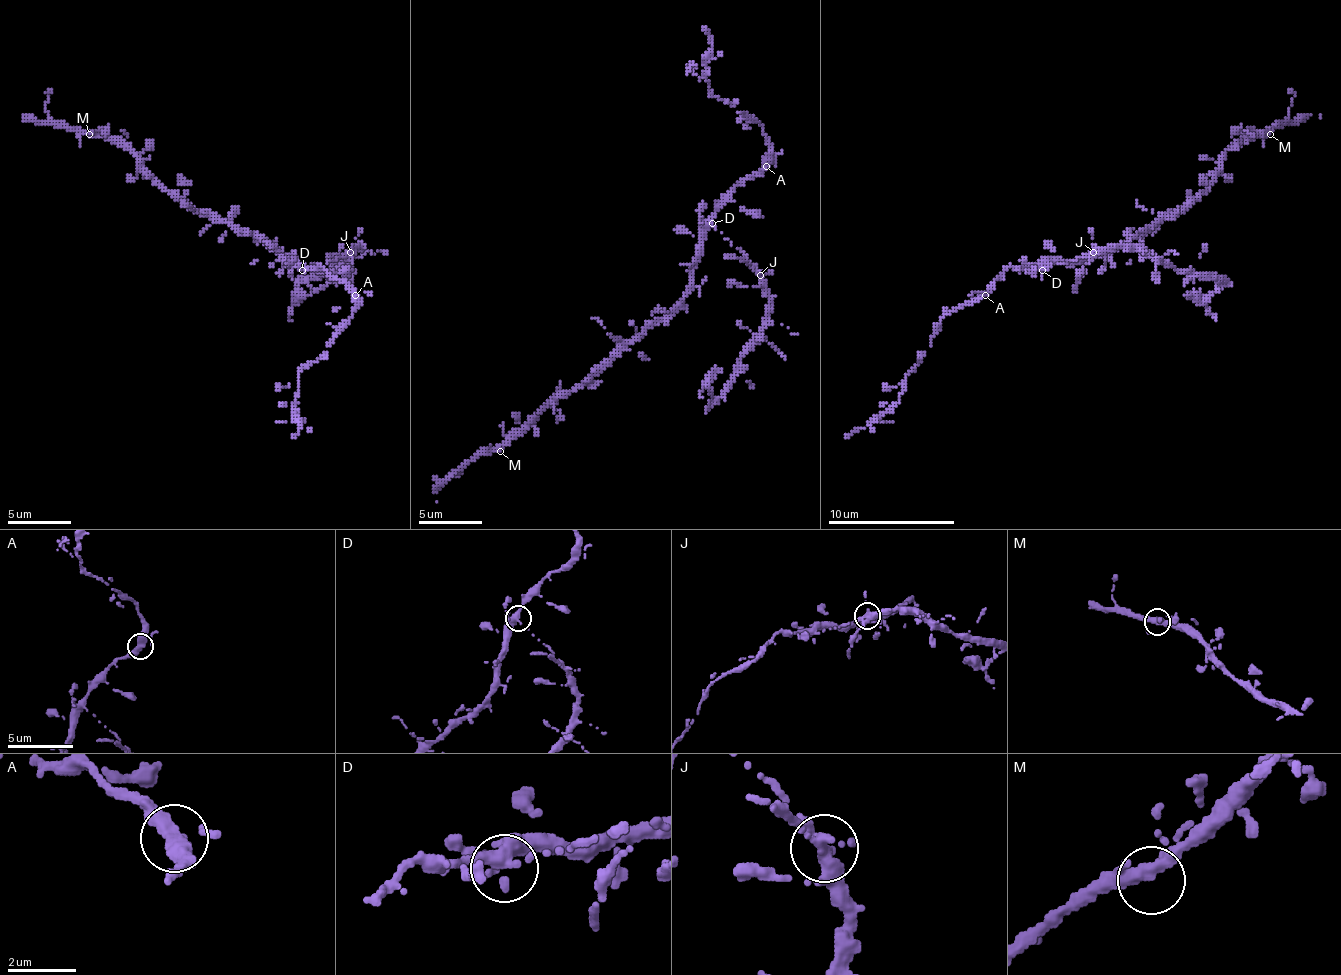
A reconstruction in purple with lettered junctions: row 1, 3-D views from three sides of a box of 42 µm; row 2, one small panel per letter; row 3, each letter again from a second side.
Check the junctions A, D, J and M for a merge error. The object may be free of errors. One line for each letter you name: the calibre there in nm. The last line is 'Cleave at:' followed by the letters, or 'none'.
J: calibre 360 nm
Cleave at: J

